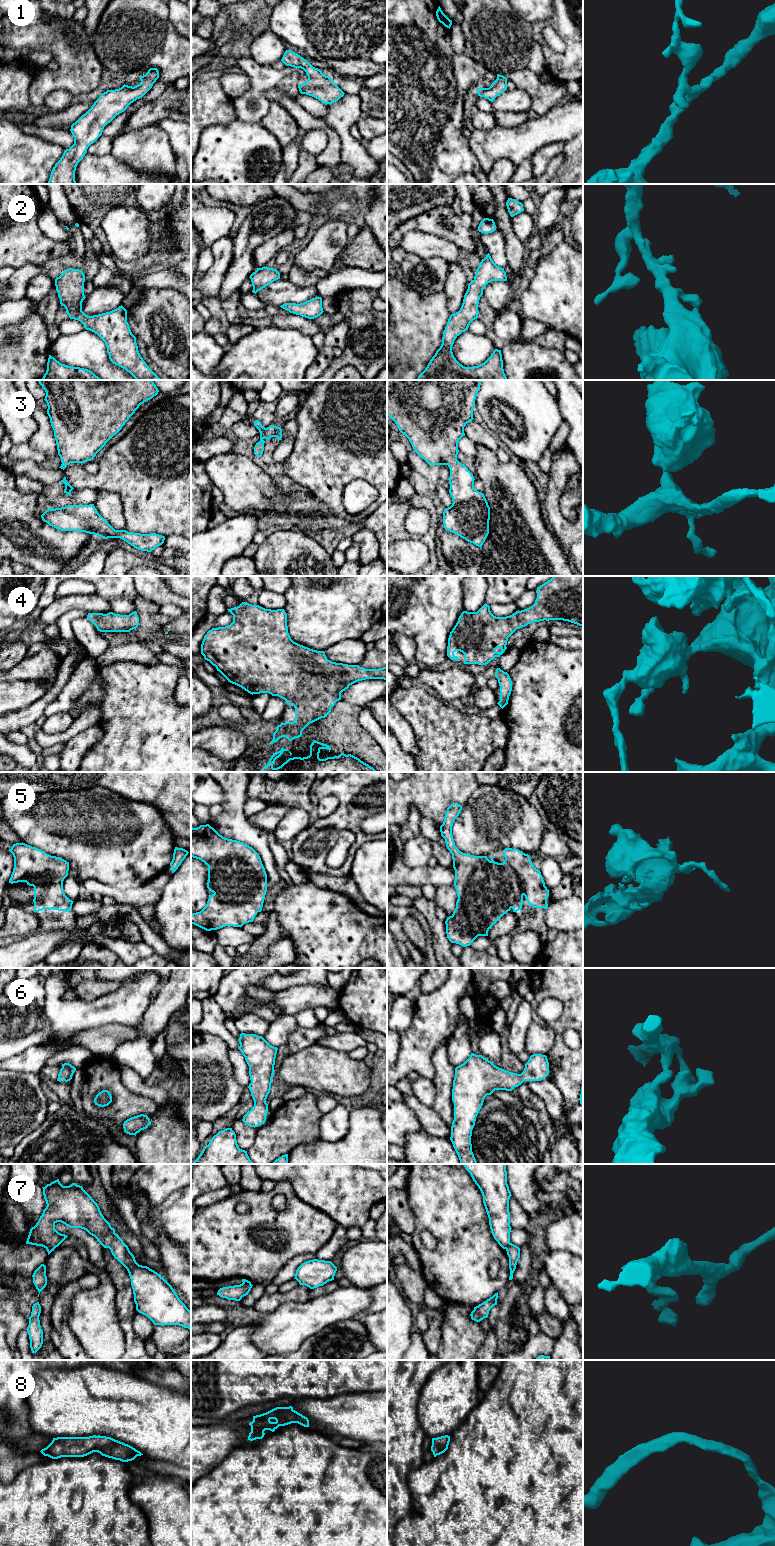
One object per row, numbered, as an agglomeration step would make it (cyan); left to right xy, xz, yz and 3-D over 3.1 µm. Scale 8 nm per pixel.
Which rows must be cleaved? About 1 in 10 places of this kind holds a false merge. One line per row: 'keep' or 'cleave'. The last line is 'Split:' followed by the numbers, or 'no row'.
1: keep
2: keep
3: keep
4: keep
5: keep
6: keep
7: cleave
8: keep
Split: 7

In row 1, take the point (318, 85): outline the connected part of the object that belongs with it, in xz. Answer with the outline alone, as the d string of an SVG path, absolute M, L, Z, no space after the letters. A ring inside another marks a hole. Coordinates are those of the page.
M286 50L281 61L286 66L303 69L308 80L304 84L299 84L301 94L312 96L325 105L332 104L344 96L344 92L318 68L313 67L306 59L297 53Z

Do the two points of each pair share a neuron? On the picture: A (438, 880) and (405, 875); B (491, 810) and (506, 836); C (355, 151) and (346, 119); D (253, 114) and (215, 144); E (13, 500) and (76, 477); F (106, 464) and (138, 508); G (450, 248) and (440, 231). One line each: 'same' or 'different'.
A: same
B: same
C: same
D: different
E: different
F: same
G: different

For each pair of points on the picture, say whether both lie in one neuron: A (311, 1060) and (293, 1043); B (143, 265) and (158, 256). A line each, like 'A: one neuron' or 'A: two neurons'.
A: two neurons
B: one neuron

